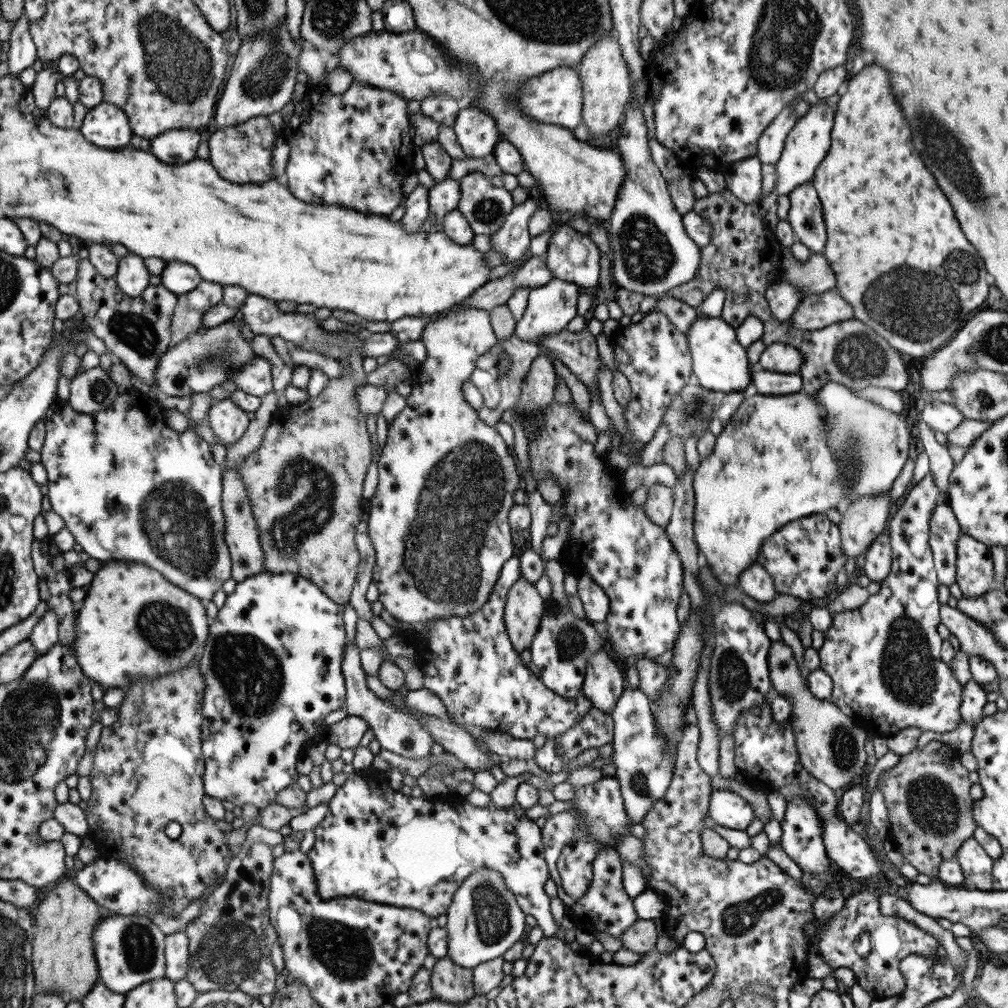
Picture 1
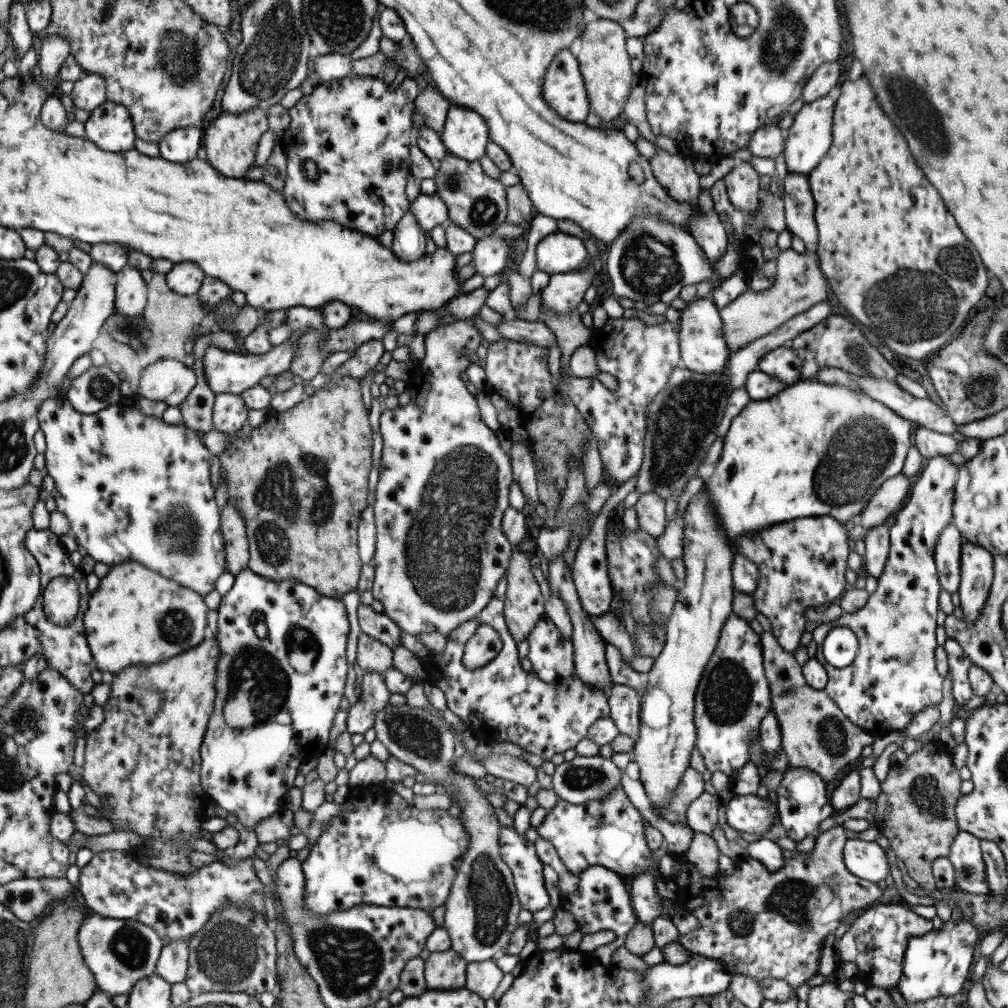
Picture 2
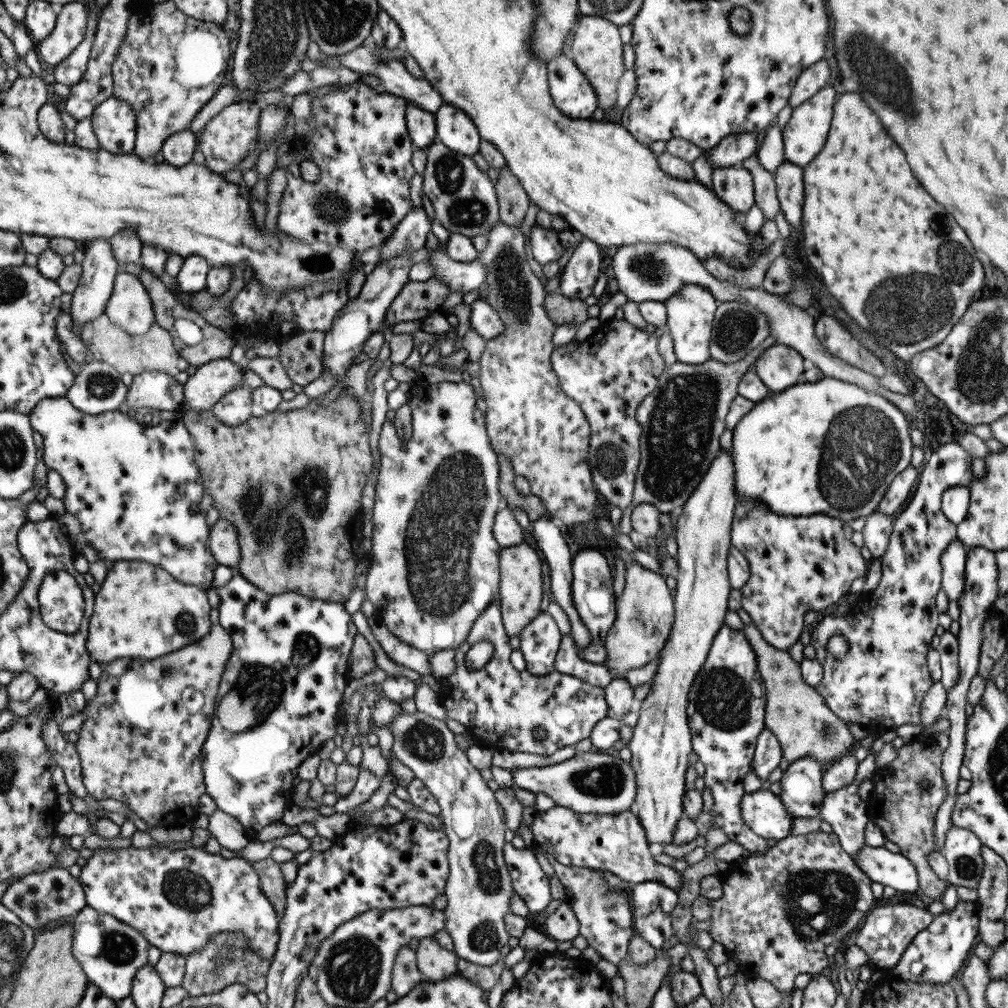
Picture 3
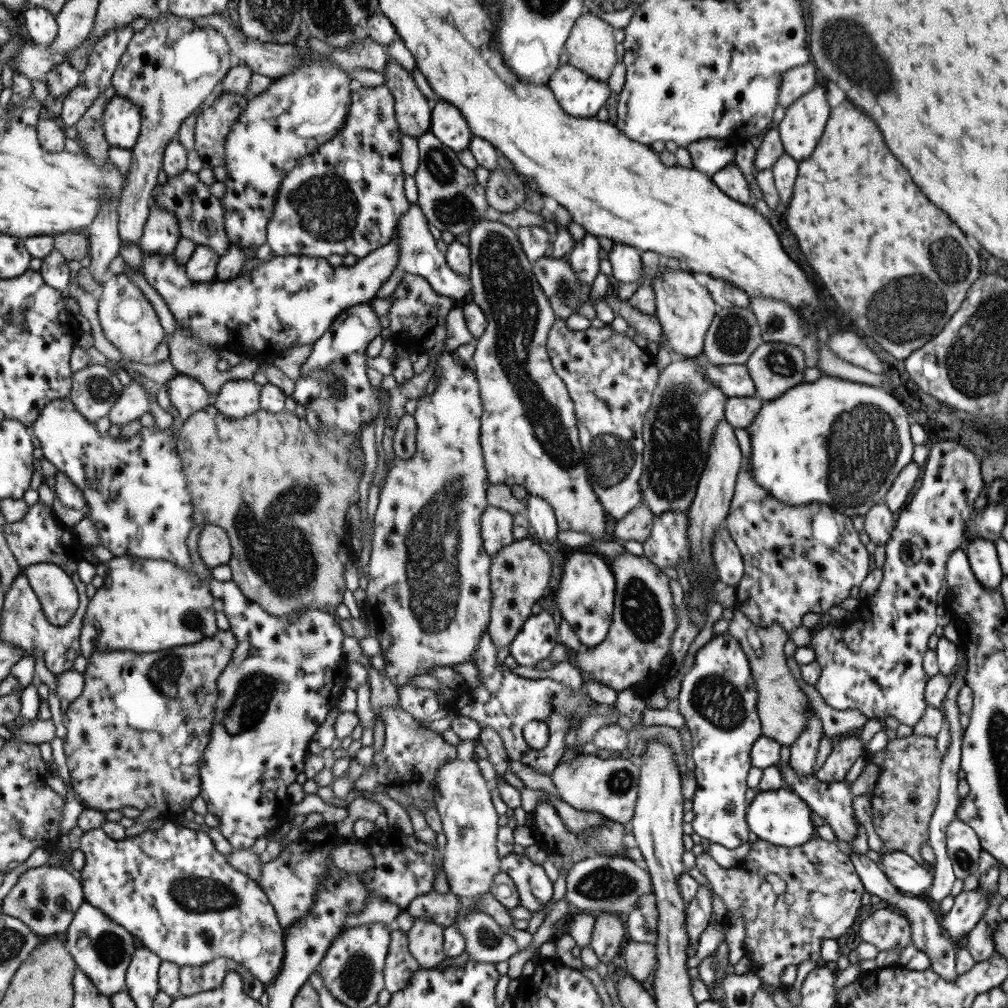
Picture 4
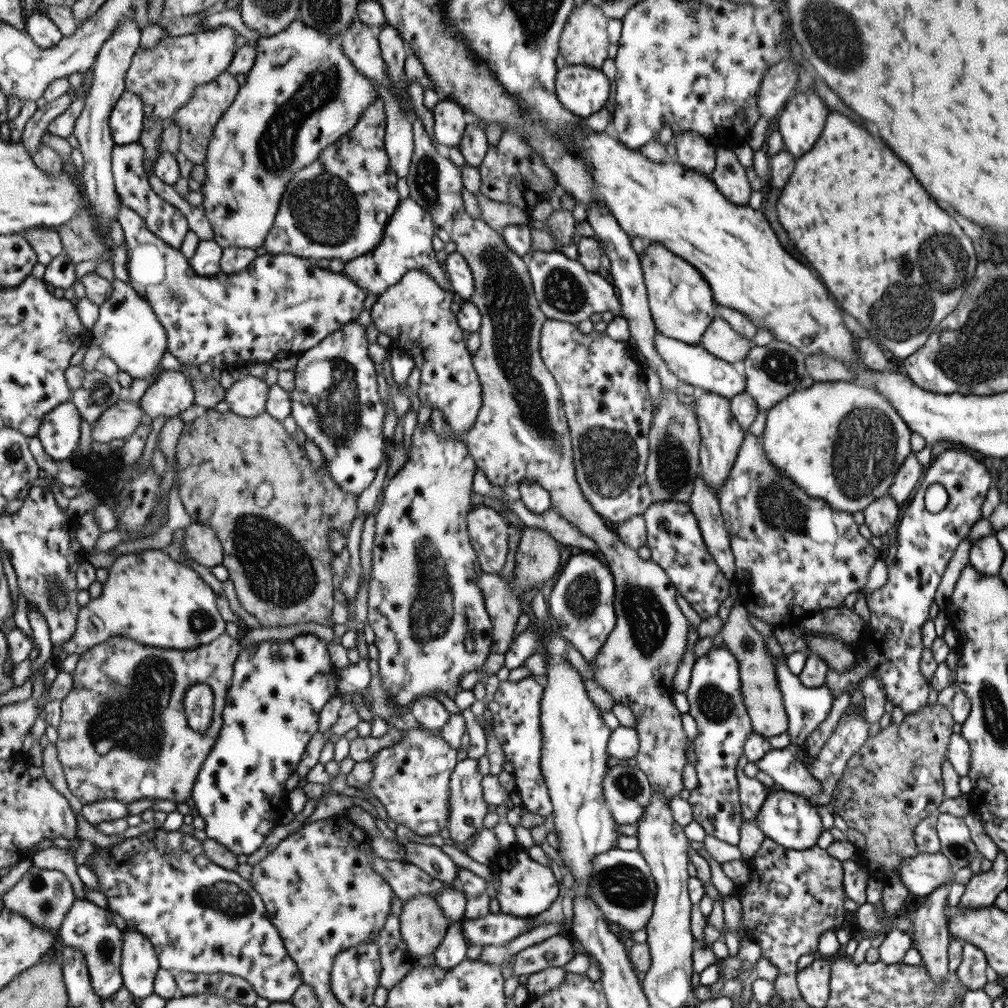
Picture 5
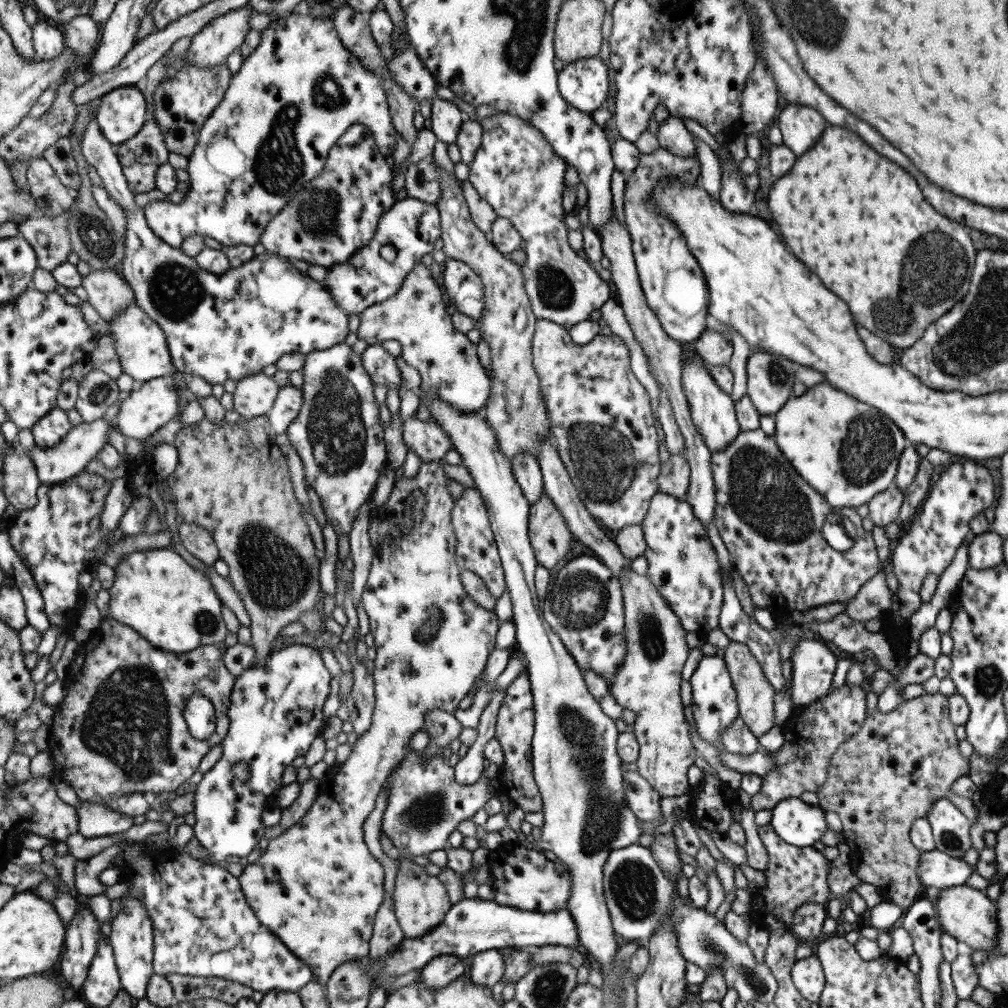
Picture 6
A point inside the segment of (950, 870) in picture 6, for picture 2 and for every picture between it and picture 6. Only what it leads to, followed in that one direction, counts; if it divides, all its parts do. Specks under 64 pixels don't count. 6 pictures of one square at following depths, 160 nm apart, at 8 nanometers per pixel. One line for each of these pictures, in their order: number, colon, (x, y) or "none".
2: (866, 860)
3: (881, 866)
4: (904, 874)
5: (921, 874)

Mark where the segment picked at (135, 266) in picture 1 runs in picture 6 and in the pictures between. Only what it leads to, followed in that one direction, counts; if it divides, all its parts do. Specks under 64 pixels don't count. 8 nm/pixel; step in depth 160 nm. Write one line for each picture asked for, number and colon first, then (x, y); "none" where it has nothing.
2: (132, 291)
3: (131, 306)
4: (129, 320)
5: (129, 332)
6: (142, 346)

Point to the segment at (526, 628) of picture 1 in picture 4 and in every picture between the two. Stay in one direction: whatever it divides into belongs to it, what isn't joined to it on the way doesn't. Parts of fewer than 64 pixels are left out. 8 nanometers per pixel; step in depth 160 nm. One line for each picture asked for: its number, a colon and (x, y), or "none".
2: (524, 604)
3: (519, 590)
4: (519, 572)

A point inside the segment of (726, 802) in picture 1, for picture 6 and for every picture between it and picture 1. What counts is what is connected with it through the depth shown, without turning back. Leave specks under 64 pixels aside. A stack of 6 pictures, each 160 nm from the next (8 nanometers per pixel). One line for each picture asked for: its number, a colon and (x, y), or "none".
2: (749, 813)
3: (763, 812)
4: (780, 817)
5: (790, 820)
6: (797, 823)

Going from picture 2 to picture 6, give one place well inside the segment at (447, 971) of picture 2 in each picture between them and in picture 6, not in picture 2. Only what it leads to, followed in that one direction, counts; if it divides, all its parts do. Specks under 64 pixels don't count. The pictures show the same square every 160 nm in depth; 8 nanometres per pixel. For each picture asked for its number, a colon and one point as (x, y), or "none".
3: (435, 963)
4: (424, 940)
5: (422, 926)
6: (419, 901)

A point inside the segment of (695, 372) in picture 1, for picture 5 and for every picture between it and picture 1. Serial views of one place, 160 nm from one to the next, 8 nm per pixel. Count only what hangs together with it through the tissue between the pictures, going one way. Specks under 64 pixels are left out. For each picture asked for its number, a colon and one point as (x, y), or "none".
2: (702, 349)
3: (689, 312)
4: (684, 309)
5: (680, 303)

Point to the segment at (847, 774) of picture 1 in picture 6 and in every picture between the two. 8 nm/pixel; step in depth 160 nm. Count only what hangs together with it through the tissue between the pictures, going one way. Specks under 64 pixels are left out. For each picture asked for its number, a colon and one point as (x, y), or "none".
2: (814, 733)
3: (795, 713)
4: (781, 707)
5: (762, 699)
6: (754, 694)

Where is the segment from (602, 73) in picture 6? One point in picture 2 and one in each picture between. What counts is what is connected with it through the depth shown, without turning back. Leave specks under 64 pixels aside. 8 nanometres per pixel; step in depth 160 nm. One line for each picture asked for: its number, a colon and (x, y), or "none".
2: (563, 90)
3: (571, 93)
4: (578, 94)
5: (582, 90)

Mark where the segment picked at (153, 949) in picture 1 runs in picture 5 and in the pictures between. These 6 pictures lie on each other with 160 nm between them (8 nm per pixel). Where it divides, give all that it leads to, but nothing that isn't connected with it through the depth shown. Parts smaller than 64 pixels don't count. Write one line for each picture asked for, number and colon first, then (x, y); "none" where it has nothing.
2: (120, 953)
3: (111, 952)
4: (102, 948)
5: (88, 927)

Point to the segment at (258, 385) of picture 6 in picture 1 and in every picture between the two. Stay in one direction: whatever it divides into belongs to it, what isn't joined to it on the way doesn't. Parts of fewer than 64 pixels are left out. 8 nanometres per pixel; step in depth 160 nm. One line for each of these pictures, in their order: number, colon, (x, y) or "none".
1: (227, 422)
2: (229, 412)
3: (233, 408)
4: (237, 398)
5: (246, 397)

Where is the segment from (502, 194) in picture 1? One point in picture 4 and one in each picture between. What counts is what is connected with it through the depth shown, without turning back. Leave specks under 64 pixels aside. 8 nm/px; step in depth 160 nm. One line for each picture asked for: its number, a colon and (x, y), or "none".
2: (474, 202)
3: (463, 200)
4: (448, 195)

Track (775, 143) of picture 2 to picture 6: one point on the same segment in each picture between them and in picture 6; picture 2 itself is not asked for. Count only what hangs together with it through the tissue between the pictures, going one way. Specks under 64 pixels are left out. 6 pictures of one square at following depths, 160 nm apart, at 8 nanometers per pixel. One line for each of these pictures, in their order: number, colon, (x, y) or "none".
3: (730, 151)
4: (708, 156)
5: (693, 151)
6: (673, 134)

